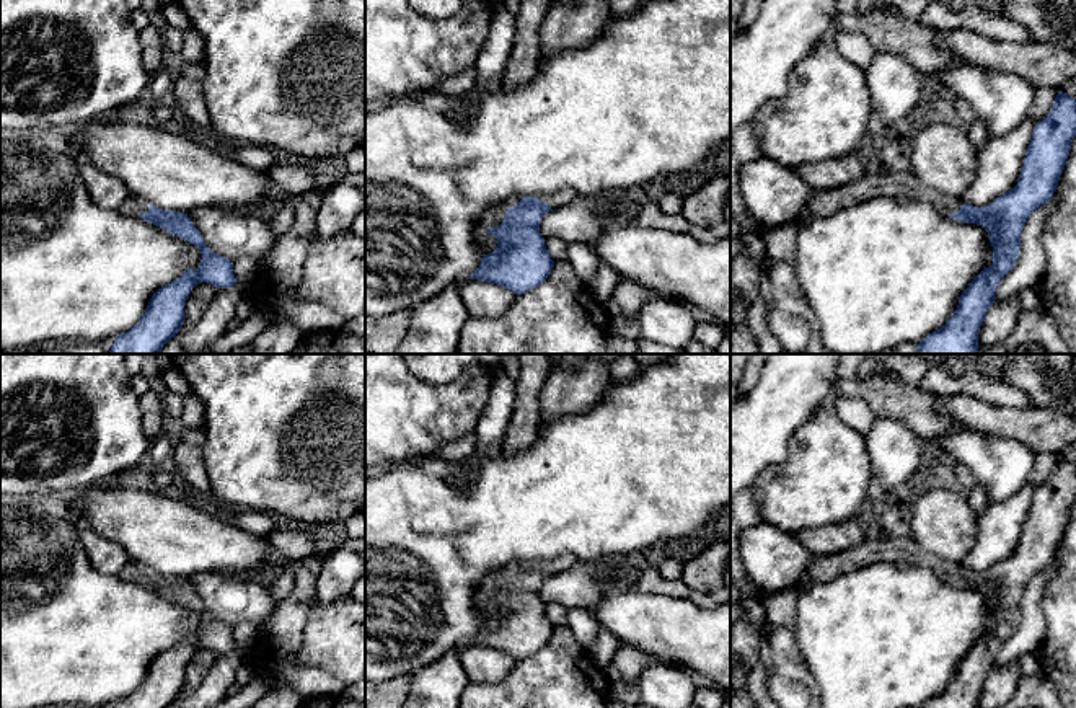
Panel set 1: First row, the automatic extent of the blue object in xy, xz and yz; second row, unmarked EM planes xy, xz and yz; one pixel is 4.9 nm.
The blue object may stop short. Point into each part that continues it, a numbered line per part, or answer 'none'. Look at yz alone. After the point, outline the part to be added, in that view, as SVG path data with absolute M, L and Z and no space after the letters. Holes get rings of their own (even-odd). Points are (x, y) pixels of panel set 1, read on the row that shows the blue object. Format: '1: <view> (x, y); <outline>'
1: yz (904, 183); M898 171L892 175L866 173L854 183L830 191L812 191L807 209L802 217L789 225L797 230L818 217L828 217L848 206L869 201L874 197L908 197L913 201L926 201L933 204L937 212L950 217L962 209L962 199L952 199L934 188L924 184L911 171Z

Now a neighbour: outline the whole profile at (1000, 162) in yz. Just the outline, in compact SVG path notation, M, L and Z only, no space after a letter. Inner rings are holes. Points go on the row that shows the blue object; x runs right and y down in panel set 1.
M1027 117L1006 135L990 139L978 148L975 178L962 196L965 204L990 206L1017 184L1034 127L1035 122Z

